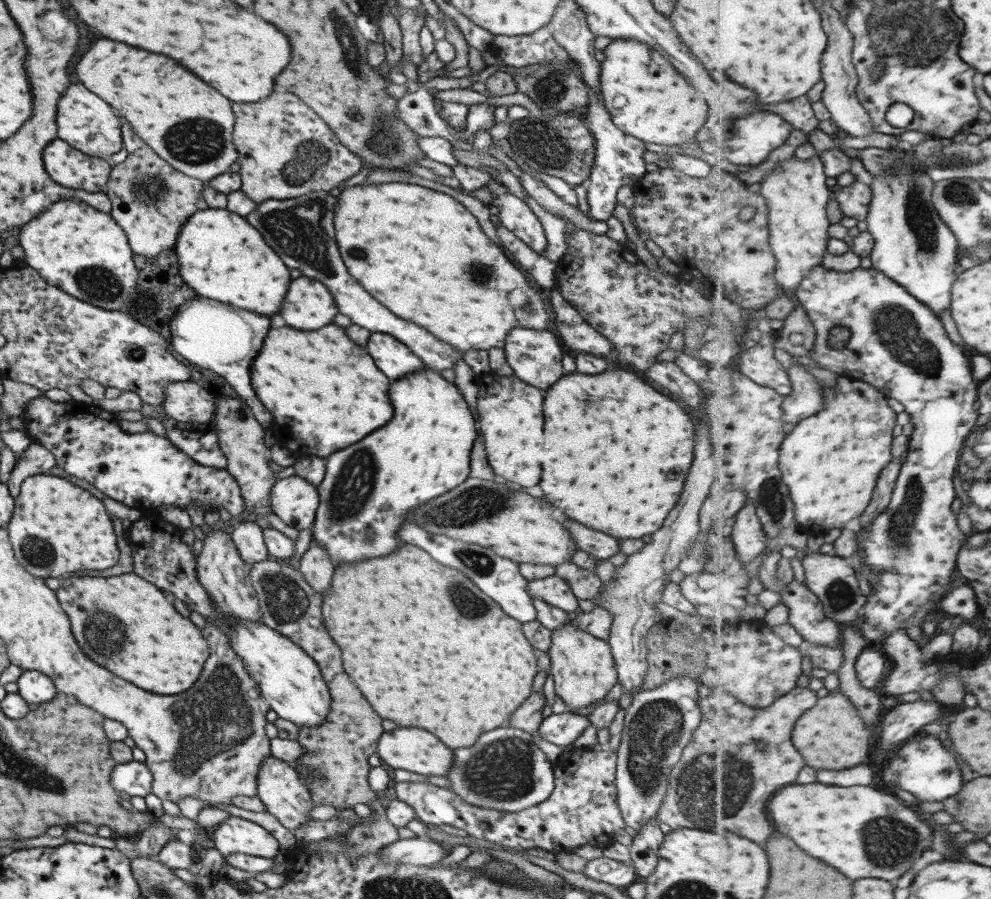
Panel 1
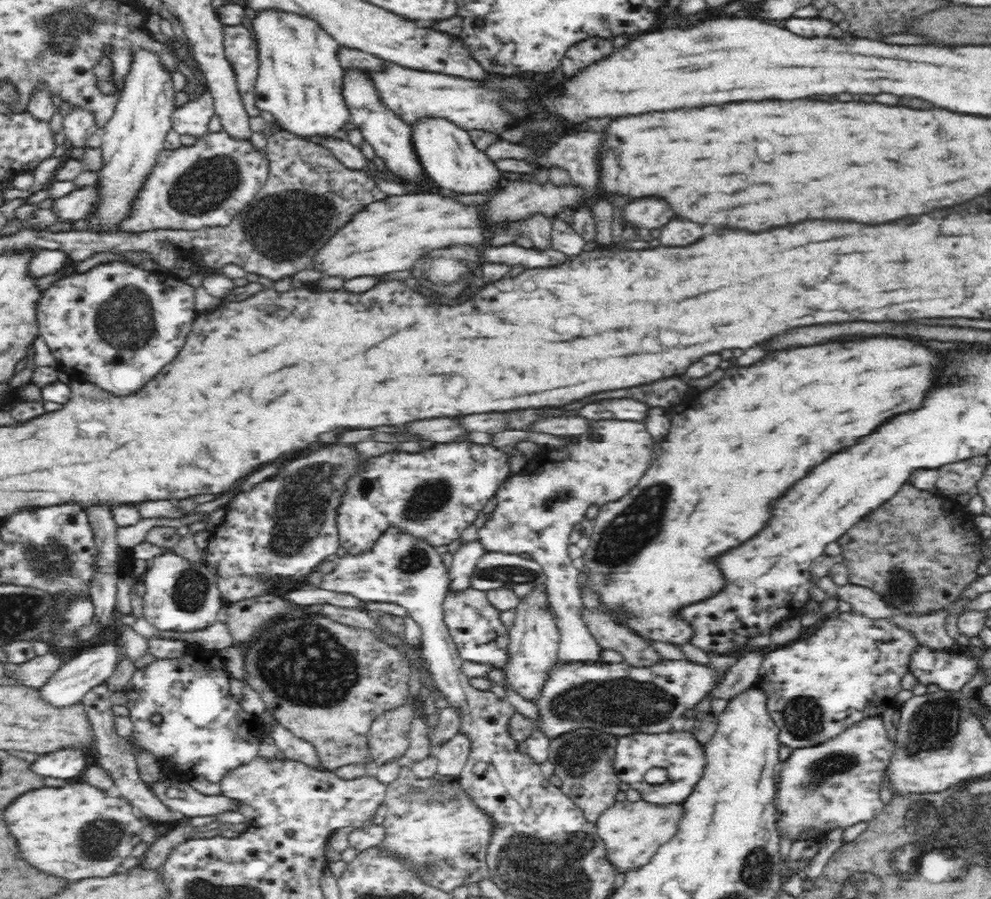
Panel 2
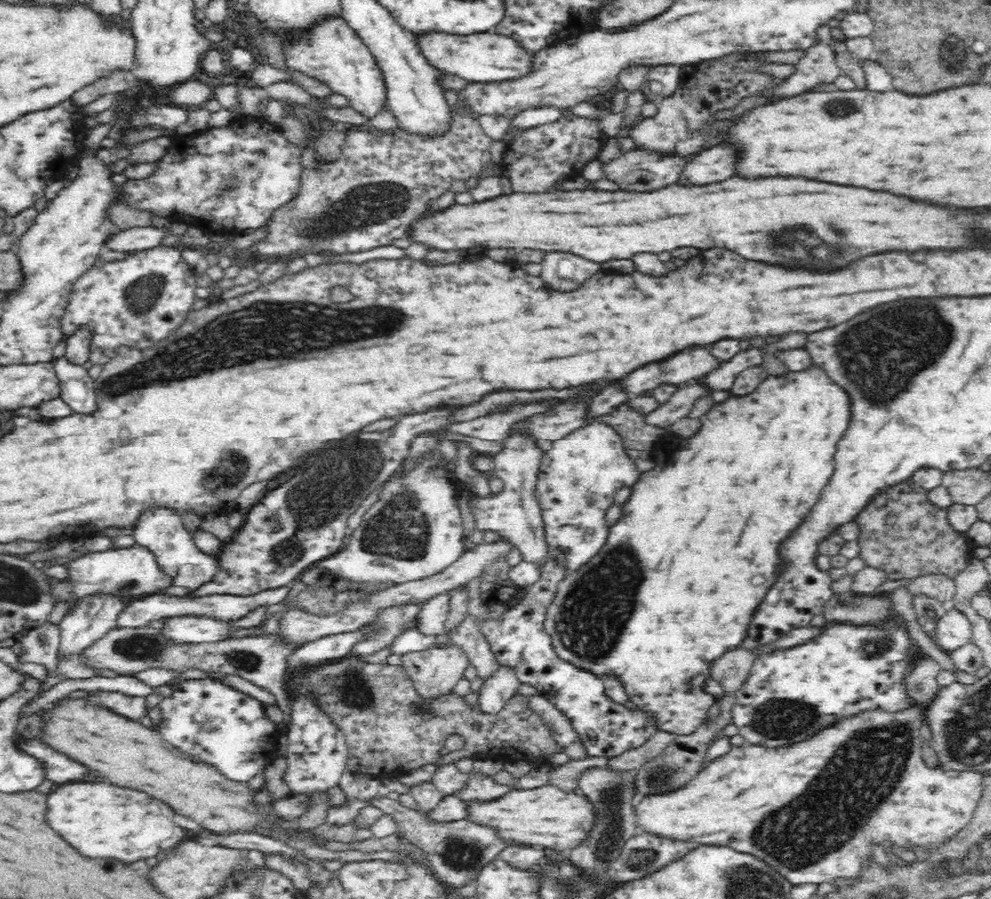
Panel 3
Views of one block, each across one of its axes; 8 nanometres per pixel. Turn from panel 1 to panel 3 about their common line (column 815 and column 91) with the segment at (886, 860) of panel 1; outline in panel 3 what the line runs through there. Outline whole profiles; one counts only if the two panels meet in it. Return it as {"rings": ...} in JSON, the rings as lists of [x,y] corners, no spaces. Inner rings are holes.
{"rings":[[[64,784],[56,792],[48,796],[48,824],[66,838],[80,854],[90,858],[114,858],[120,862],[134,862],[152,858],[164,850],[174,848],[178,842],[186,838],[186,830],[174,824],[174,810],[160,800],[150,798],[146,792],[138,792],[132,788],[120,788],[116,784]]]}

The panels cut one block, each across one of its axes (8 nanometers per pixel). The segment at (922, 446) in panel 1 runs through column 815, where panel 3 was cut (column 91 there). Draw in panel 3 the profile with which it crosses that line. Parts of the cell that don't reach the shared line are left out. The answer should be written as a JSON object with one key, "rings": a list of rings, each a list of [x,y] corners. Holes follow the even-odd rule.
{"rings":[[[157,246],[148,250],[135,251],[124,260],[98,263],[74,283],[68,306],[61,320],[62,331],[70,335],[82,324],[87,324],[94,331],[90,345],[89,361],[106,364],[120,347],[148,348],[179,328],[191,310],[196,290],[196,272],[184,260],[180,250],[174,247]]]}

